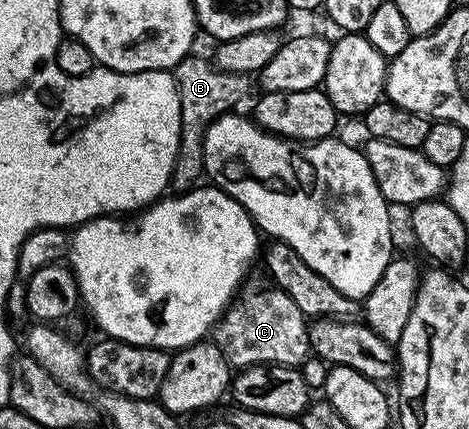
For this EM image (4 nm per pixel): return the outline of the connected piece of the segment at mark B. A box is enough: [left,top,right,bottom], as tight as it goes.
[170,52,254,191]

